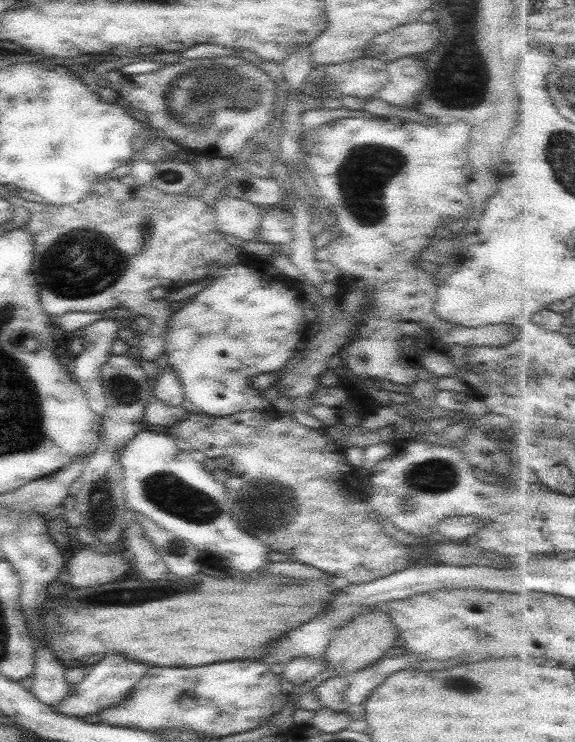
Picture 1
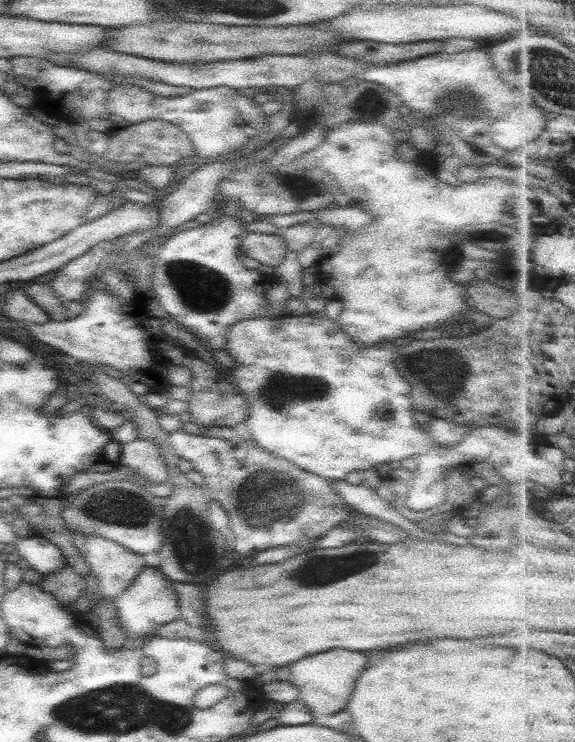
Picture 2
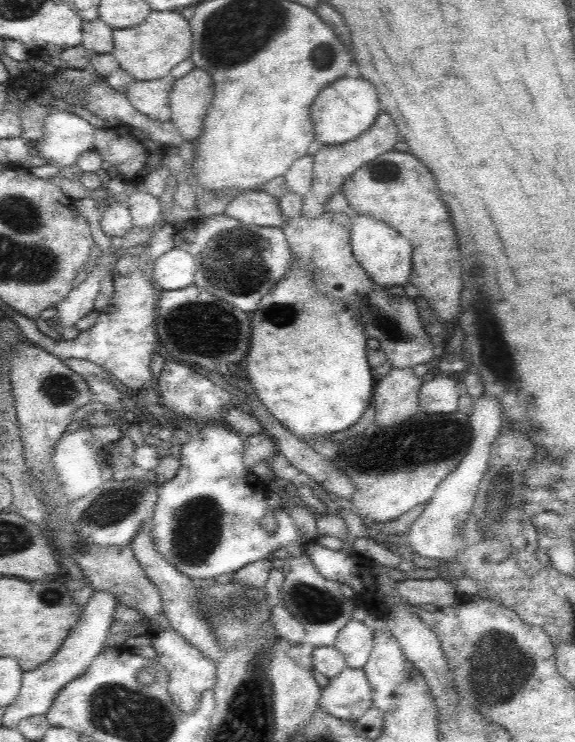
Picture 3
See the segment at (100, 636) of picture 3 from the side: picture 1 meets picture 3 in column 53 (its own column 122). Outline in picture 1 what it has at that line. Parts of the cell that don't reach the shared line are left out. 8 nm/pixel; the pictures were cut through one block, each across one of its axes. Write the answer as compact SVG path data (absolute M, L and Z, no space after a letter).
M107 652L100 662L93 665L93 668L85 674L83 680L75 686L75 690L70 690L64 700L52 708L53 711L63 716L81 718L121 705L136 688L139 680L145 676L148 666L144 663L137 663L130 659L125 659L121 654Z

